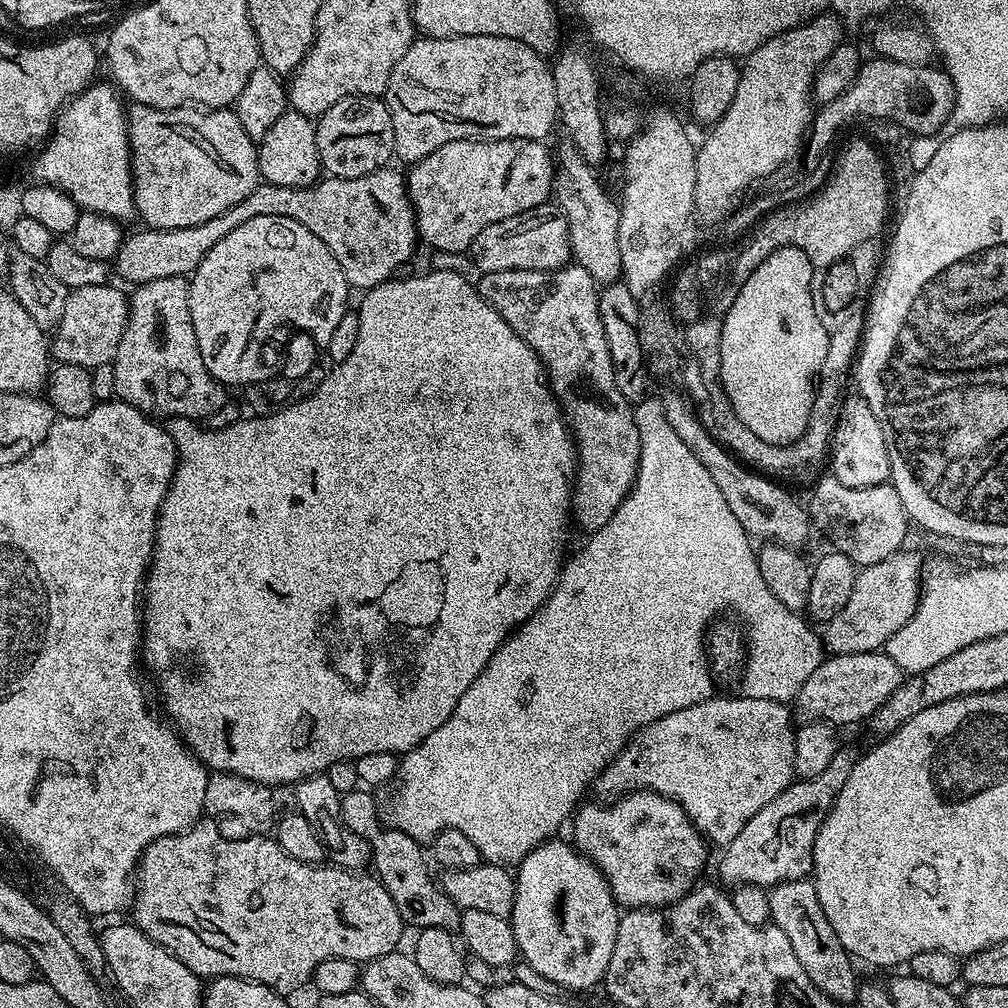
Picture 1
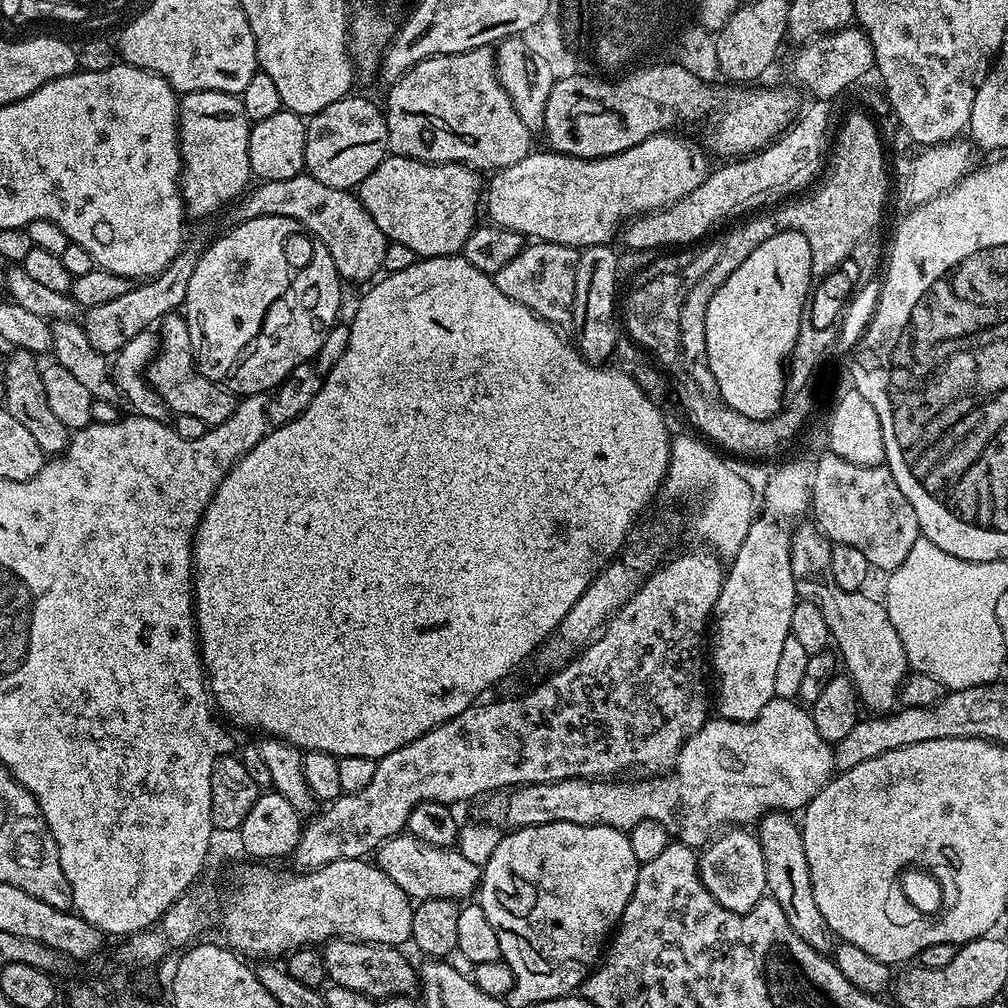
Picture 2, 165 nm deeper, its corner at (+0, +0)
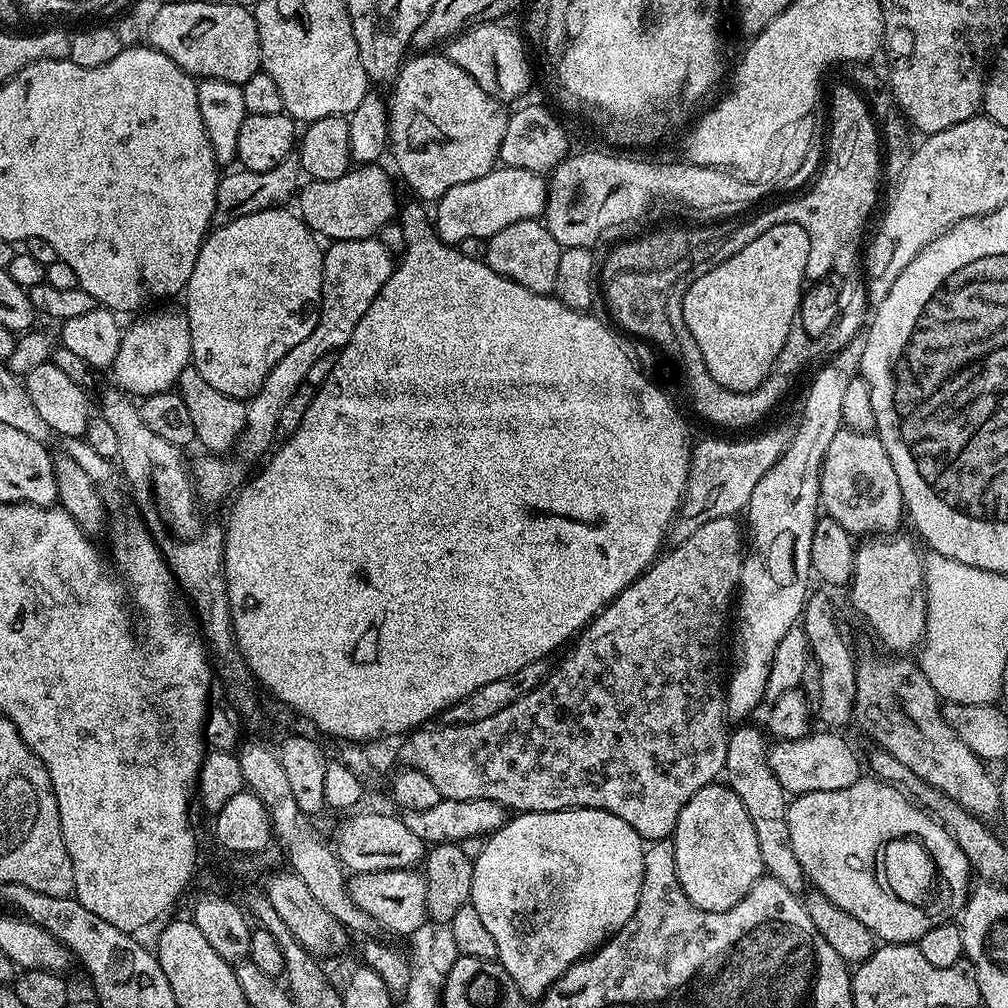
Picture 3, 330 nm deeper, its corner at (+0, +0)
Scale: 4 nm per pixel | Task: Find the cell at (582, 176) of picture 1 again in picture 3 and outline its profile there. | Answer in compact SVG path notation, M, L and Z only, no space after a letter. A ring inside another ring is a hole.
M485 21L457 33L446 45L445 57L466 70L475 82L496 100L510 104L520 97L530 84L530 68L523 37L504 22Z

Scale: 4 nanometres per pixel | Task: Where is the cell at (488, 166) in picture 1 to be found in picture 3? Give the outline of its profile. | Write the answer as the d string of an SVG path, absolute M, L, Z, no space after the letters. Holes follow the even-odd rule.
M379 163L353 167L342 178L309 179L299 189L298 215L317 237L334 240L371 240L382 226L393 223L398 216L398 203L392 193L392 180Z

